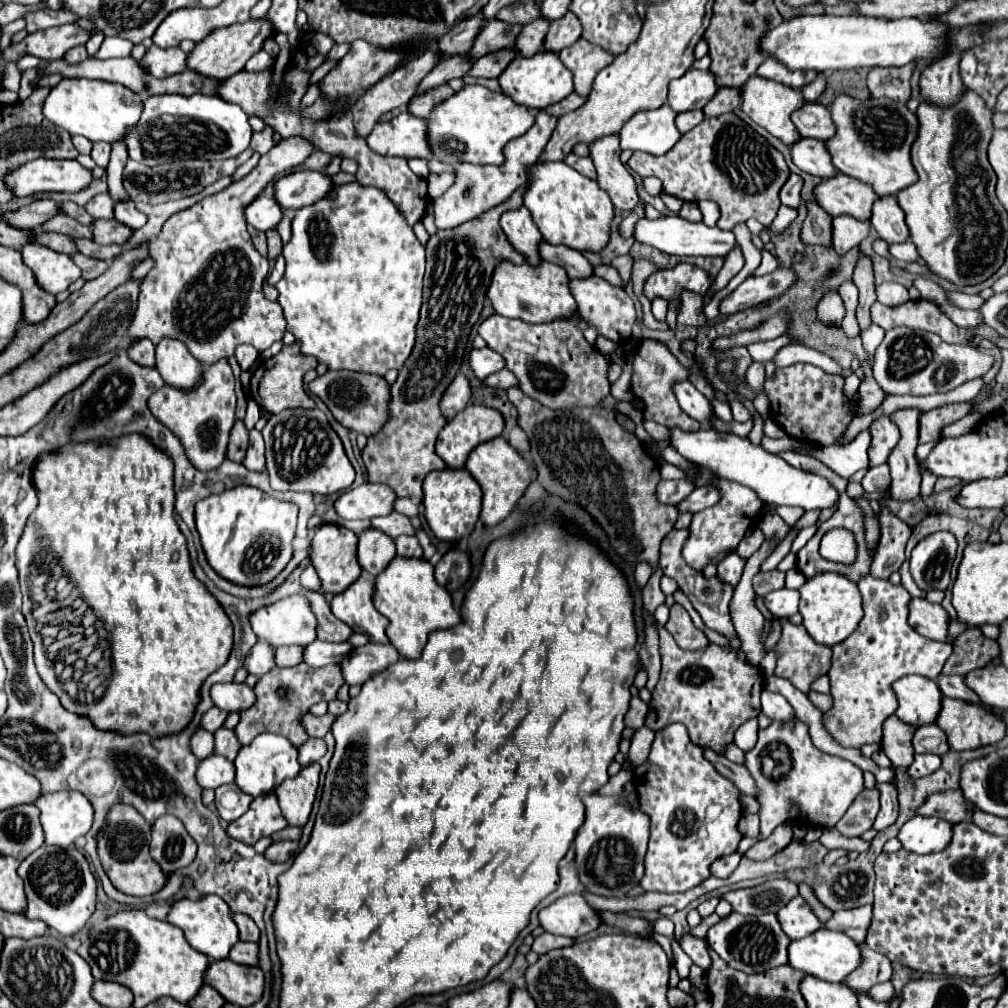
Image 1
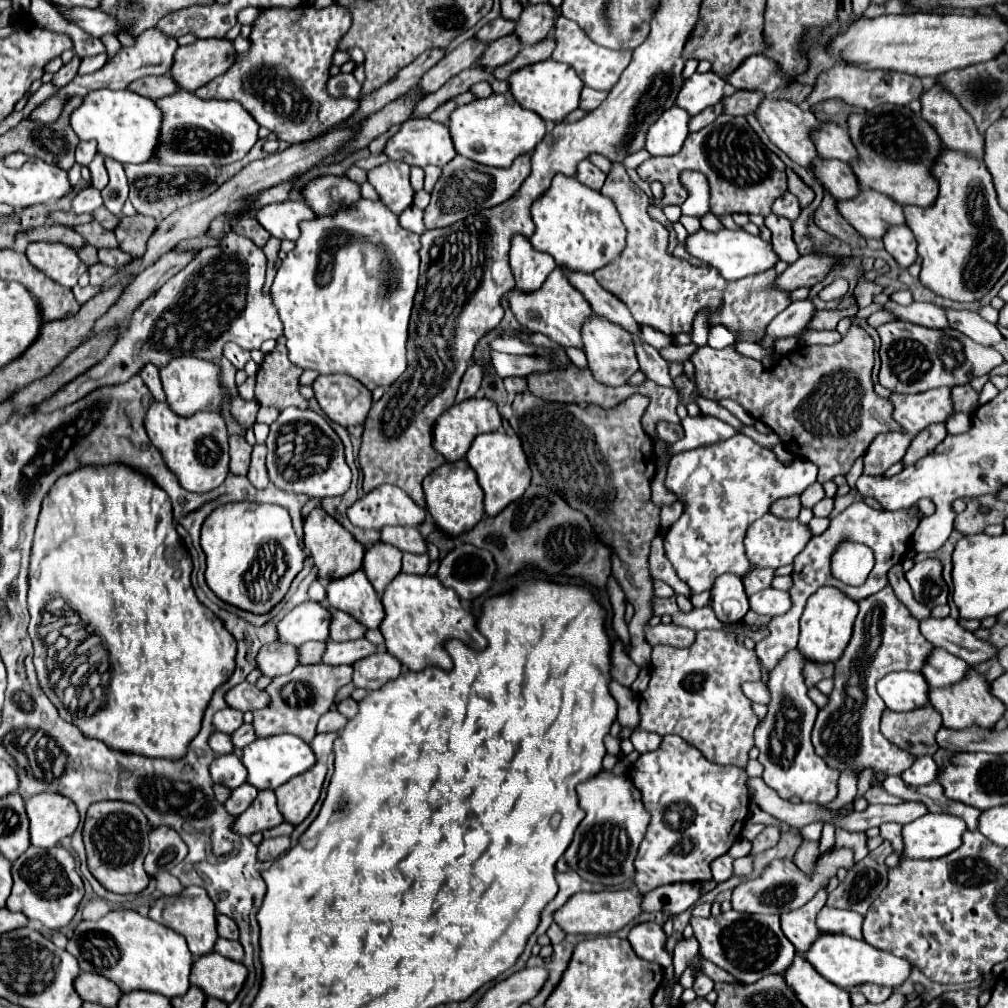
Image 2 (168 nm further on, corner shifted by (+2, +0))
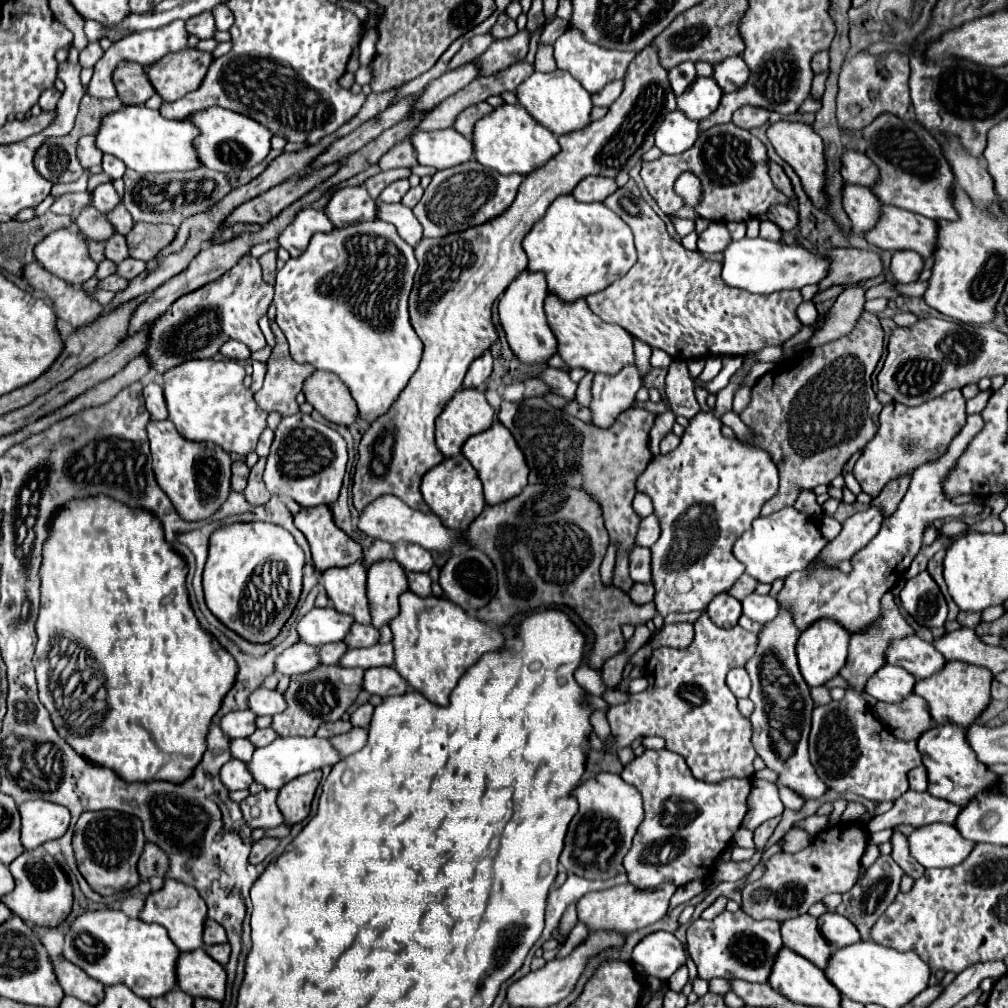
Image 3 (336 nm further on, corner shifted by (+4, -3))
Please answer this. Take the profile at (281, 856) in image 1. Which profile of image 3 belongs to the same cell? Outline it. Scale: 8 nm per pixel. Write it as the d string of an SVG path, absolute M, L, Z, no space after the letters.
M264 836L262 840L258 840L258 842L252 844L252 852L250 852L248 862L250 864L260 864L268 854L272 854L276 850L276 846L278 846L278 840L276 838Z

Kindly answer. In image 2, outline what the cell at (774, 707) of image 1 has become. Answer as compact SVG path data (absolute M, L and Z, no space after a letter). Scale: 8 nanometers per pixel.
M762 681L744 683L742 689L744 689L744 695L746 695L748 699L752 699L754 703L762 703L762 705L768 705L768 703L770 703L770 691L766 689L766 685L764 685Z

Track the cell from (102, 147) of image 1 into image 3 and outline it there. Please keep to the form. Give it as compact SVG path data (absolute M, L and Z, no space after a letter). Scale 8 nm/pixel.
M100 184L98 188L94 188L94 206L100 212L110 212L118 204L120 204L120 196L116 194L112 184Z

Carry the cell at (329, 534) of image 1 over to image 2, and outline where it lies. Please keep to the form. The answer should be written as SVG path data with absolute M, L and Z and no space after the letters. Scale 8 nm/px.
M316 507L304 519L304 545L310 549L310 555L314 557L320 579L344 579L362 567L364 545L354 541L354 535L348 533L342 525L338 525L338 521L334 521L334 517L324 513L320 507Z

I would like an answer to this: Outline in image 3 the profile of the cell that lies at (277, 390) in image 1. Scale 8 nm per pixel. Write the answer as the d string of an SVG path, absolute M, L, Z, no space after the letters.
M272 322L270 326L276 338L276 346L268 358L264 386L254 394L254 398L266 412L280 412L282 416L292 416L298 412L296 394L302 390L304 380L314 372L314 368L310 364L294 362L288 352L288 340L284 340L278 324Z

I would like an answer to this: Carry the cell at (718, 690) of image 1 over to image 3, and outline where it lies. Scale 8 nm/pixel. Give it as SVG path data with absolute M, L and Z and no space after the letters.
M708 614L702 616L693 624L694 642L684 648L656 648L646 664L646 678L648 678L648 690L640 694L630 694L630 698L624 704L612 706L608 710L608 722L612 728L612 734L616 736L616 748L610 752L616 754L618 748L630 746L638 736L660 736L666 740L666 748L672 752L684 756L688 768L698 780L704 782L720 782L724 778L752 778L754 776L754 758L758 756L750 738L752 738L752 724L748 718L744 718L736 706L736 696L728 690L724 684L726 674L730 668L744 666L748 658L756 650L756 634L742 630L740 626L734 628L718 628L712 624Z

